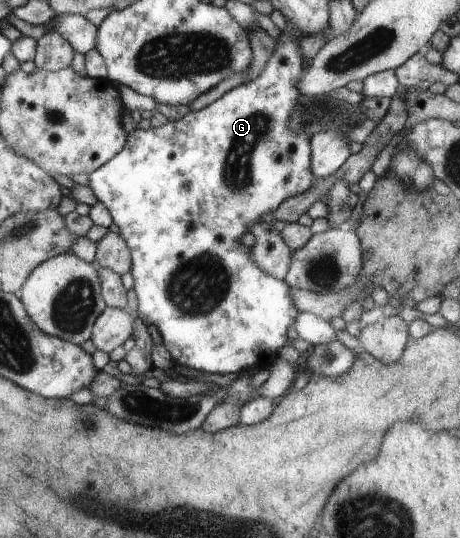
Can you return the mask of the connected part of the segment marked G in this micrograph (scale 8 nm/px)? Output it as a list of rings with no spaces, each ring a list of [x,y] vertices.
[[[287,20],[285,24],[285,30],[282,30],[282,34],[280,39],[275,42],[275,49],[272,51],[272,54],[269,56],[268,62],[264,65],[264,68],[261,70],[261,73],[254,79],[248,80],[244,84],[241,84],[239,87],[228,91],[223,97],[220,97],[218,100],[215,100],[211,105],[200,109],[199,111],[191,111],[185,117],[182,117],[179,121],[168,121],[166,125],[158,128],[151,128],[148,131],[143,131],[142,129],[136,128],[136,130],[132,131],[129,136],[129,143],[126,145],[123,151],[120,151],[113,159],[110,159],[110,162],[104,163],[99,169],[92,171],[88,175],[88,179],[90,180],[89,187],[92,189],[96,200],[99,203],[102,203],[106,209],[109,211],[109,215],[112,217],[112,222],[114,222],[120,229],[120,236],[124,241],[126,241],[130,258],[131,258],[131,271],[129,272],[132,275],[132,278],[135,282],[135,287],[133,288],[138,296],[138,311],[135,313],[138,315],[138,318],[146,325],[154,324],[158,328],[160,335],[162,336],[162,344],[166,346],[166,350],[170,352],[172,356],[172,360],[174,361],[174,366],[180,366],[182,368],[194,369],[196,371],[201,371],[202,373],[209,374],[220,374],[220,375],[230,375],[231,373],[238,373],[240,371],[253,371],[254,369],[268,369],[269,365],[272,364],[277,358],[278,349],[282,348],[286,345],[287,339],[287,331],[290,325],[294,324],[294,321],[297,319],[297,316],[300,312],[297,311],[296,304],[293,303],[293,296],[290,296],[290,287],[285,283],[284,280],[275,279],[273,276],[267,275],[264,271],[261,271],[261,268],[257,267],[257,264],[253,263],[251,256],[249,255],[248,247],[244,245],[240,245],[240,241],[238,241],[238,237],[240,235],[244,235],[244,233],[248,232],[248,227],[254,223],[254,221],[259,221],[258,217],[260,215],[264,215],[264,213],[273,213],[287,198],[291,196],[296,196],[298,193],[306,192],[310,185],[314,181],[316,181],[315,176],[312,171],[312,155],[311,155],[311,146],[309,145],[310,136],[301,132],[294,132],[293,128],[289,127],[289,118],[290,115],[293,114],[293,111],[297,109],[297,104],[299,99],[302,97],[301,92],[298,92],[297,84],[299,79],[299,74],[303,71],[302,61],[303,53],[299,48],[299,42],[302,37],[306,37],[303,35],[303,31],[300,28],[297,28],[292,20]]]

